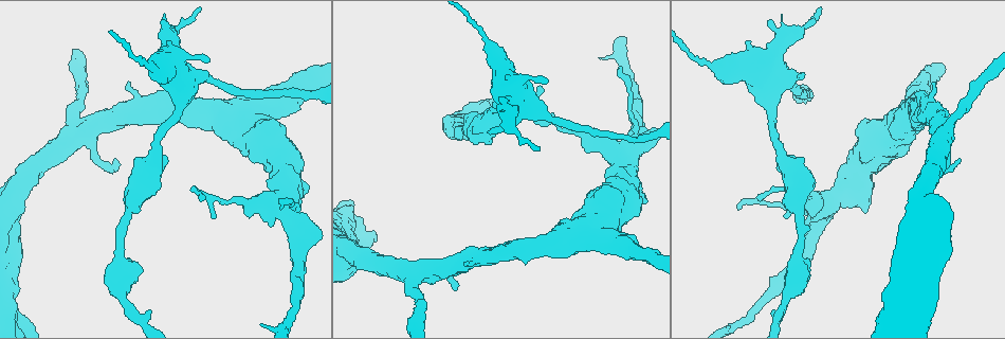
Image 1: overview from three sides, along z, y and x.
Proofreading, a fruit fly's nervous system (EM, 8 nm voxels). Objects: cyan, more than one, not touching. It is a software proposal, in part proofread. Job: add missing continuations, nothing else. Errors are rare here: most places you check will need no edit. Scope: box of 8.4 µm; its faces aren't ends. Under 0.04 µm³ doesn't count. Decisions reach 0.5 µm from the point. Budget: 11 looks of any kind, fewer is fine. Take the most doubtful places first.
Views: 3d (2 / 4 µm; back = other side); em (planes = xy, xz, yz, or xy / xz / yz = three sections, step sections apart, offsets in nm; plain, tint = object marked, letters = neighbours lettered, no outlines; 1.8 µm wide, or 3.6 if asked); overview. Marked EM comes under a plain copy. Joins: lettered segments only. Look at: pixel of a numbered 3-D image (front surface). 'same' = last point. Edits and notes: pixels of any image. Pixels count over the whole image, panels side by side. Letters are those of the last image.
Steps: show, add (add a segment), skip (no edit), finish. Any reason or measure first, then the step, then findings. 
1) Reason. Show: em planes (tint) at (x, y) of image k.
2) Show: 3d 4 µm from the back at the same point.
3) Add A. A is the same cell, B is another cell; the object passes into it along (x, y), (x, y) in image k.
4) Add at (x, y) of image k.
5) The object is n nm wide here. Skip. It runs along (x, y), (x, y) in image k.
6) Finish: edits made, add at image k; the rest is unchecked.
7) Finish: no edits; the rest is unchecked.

An open end. Show: em planes (tint) at (932, 83) of image 1.

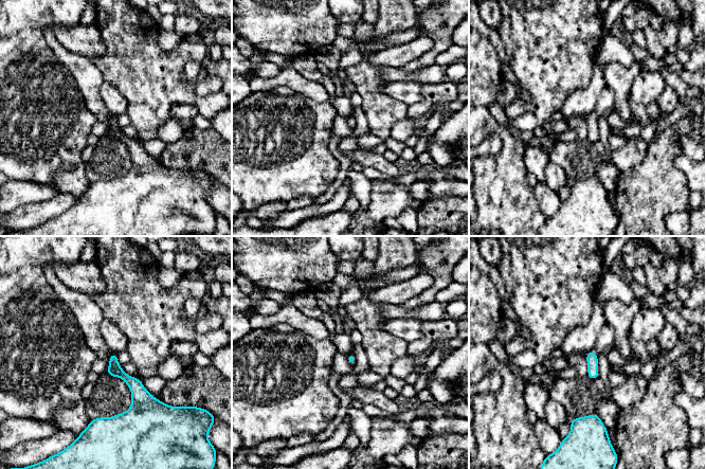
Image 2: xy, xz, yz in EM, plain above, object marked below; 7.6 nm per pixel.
See the neighbours. Show: em planes (letters) at the same point.

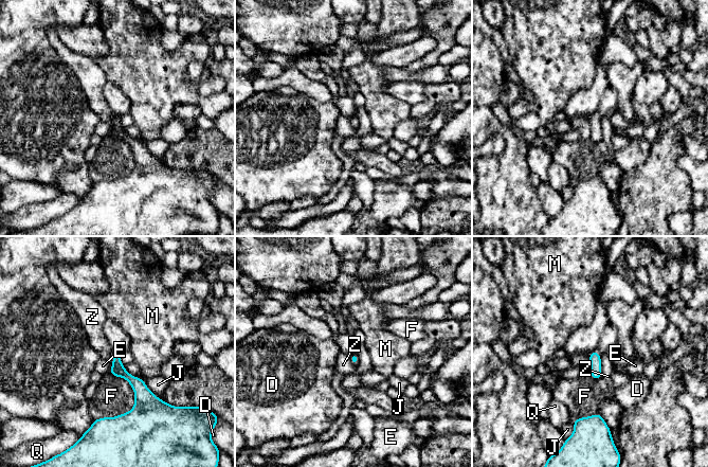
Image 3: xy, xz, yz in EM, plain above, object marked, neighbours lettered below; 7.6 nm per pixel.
Skip. D, E, F, J, M, Q and Z are other cells; a border runs along (600, 355), (602, 377) in image 3; none of them fits.

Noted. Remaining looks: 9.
Sudden change in width. Show: em planes (tint) at (255, 112) of image 1.

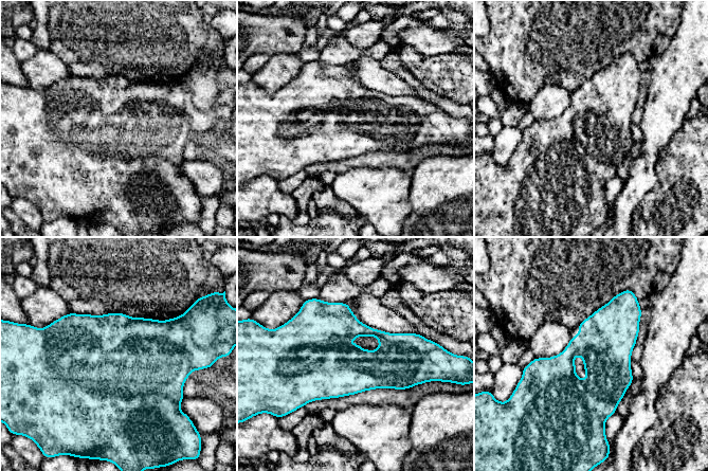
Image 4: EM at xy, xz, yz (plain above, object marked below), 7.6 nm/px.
What lies round it. Show: em planes (letters) at the same point.

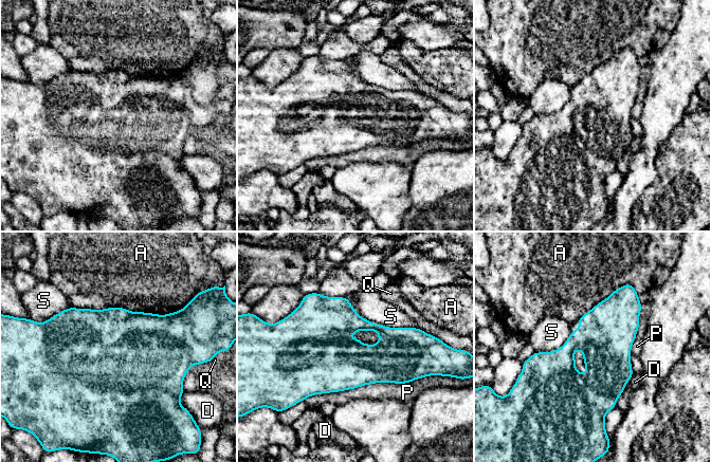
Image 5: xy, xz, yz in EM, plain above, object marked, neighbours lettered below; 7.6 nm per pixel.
Skip. A, D, P, Q and S are other cells; a border runs along (344, 296), (371, 321), (418, 328) in image 5; none of them fits.

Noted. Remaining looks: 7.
Tapers out. Show: em planes (letters) at (280, 207) of image 1.

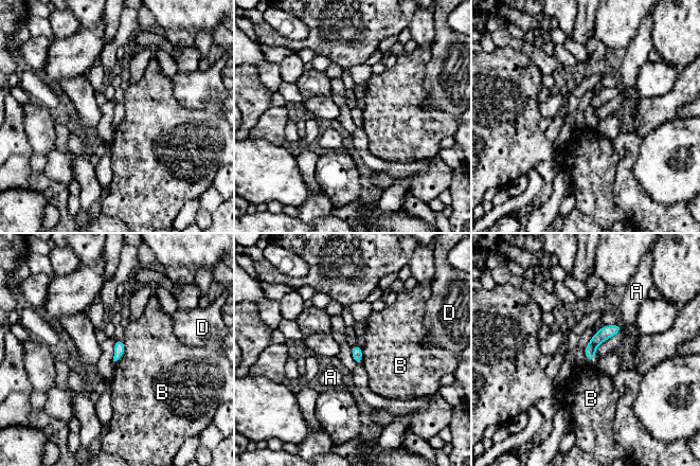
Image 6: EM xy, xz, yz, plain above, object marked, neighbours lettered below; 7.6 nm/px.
The object is 80 nm wide here. Skip. A, B and D are other cells; it runs along (617, 327), (605, 333), (588, 356) in image 6; no lettered segment goes on from it.

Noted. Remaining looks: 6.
Free end. Show: em 3.6 µm yz step 4 (letters) at (169, 44) of image 1.

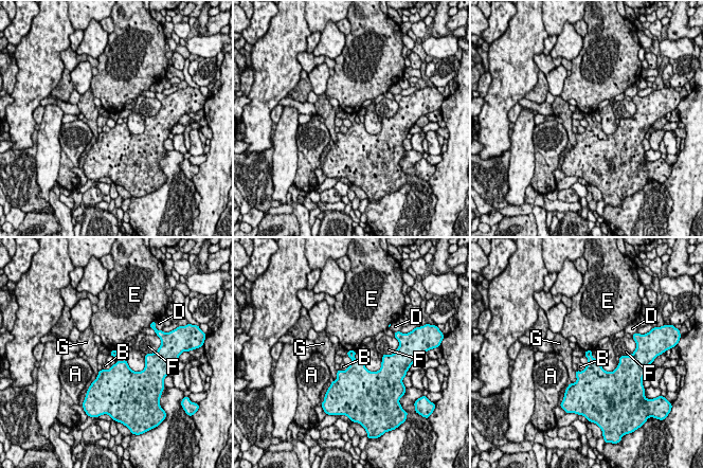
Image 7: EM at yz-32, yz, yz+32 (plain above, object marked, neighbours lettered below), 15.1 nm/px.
Another direction. Show: em 3.6 µm planes (letters) at the same point.

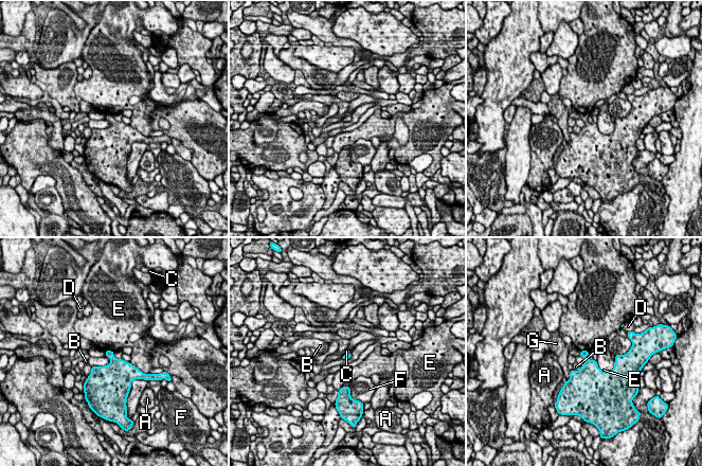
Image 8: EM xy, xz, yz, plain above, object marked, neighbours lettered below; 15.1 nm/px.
Skip. A, B, C, D, E, F and G are other cells; no lettered segment goes on from it.

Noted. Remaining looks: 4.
Finish: no edits; the rest is unchecked.

